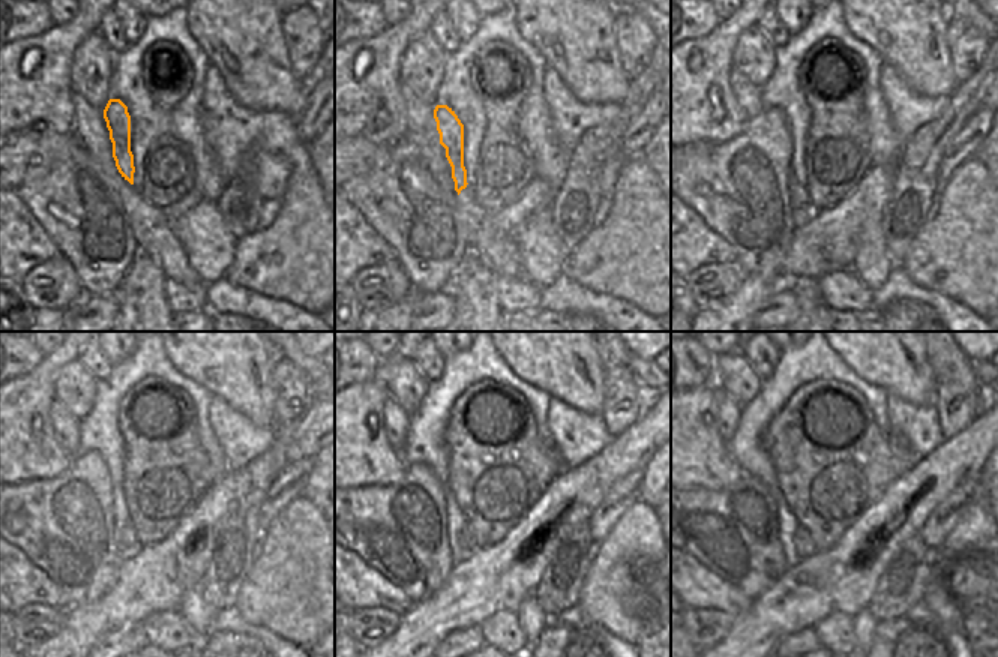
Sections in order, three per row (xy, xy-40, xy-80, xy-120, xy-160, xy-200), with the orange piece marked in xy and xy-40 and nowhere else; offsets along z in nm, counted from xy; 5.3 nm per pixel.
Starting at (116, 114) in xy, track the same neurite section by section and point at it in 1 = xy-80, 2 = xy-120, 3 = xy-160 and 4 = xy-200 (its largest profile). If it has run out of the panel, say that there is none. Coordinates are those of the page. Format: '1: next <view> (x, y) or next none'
1: next xy-80 (772, 122)
2: next xy-120 (95, 462)
3: next xy-160 (465, 539)
4: next xy-200 (803, 543)

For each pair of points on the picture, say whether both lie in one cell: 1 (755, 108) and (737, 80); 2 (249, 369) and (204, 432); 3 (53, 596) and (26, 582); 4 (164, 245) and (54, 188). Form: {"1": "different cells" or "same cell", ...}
{"1": "same cell", "2": "different cells", "3": "same cell", "4": "different cells"}

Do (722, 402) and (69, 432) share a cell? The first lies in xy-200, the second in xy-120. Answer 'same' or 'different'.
same

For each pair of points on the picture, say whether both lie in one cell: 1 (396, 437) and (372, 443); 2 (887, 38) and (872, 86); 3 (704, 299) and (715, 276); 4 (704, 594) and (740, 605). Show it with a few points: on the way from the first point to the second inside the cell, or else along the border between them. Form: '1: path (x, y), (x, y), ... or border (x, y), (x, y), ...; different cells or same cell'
1: border (383, 405), (384, 435), (401, 458); different cells
2: border (854, 35), (866, 42), (884, 62); different cells
3: path (709, 293), (715, 282); same cell
4: path (713, 594), (721, 594), (731, 600); same cell

